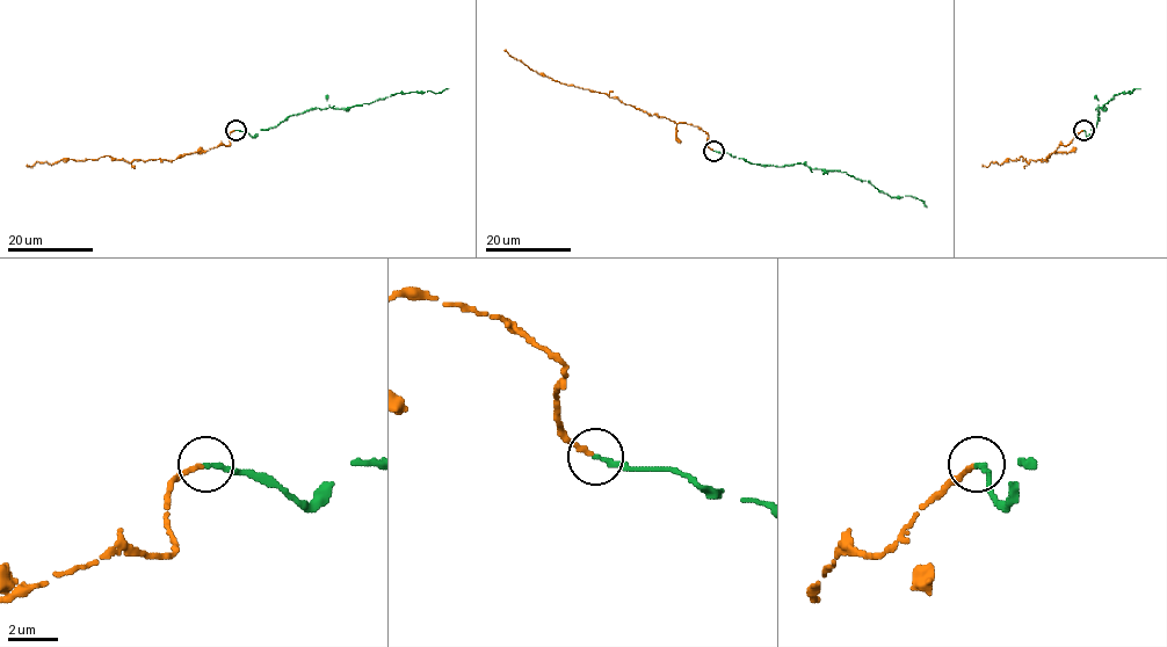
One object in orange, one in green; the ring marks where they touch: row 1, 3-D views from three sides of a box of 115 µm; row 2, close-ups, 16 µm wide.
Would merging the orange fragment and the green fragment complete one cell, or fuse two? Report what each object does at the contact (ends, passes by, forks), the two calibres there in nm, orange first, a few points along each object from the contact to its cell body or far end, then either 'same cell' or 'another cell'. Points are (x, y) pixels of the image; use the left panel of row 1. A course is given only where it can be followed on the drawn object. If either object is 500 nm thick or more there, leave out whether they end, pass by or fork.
orange ends | green ends | 240/240 nm | orange via (234, 130), (230, 133), (230, 145), (182, 154), (174, 160), (129, 162), (104, 155), (27, 165) | green via (236, 130), (253, 137), (291, 115), (316, 108), (347, 109), (397, 93), (436, 93), (448, 88) | same cell

